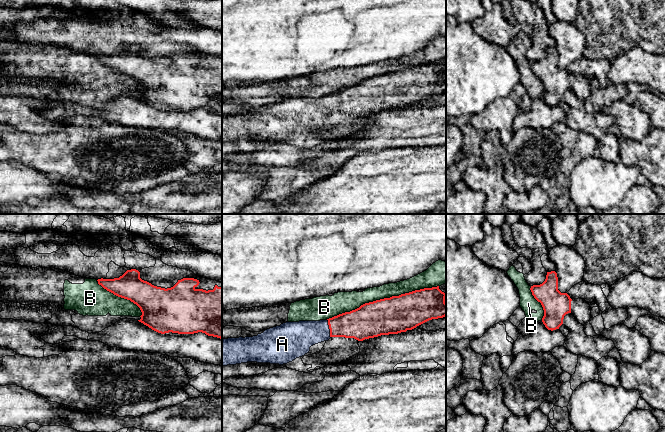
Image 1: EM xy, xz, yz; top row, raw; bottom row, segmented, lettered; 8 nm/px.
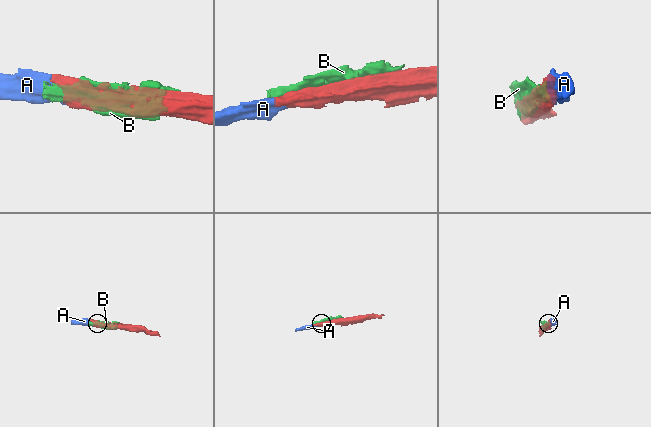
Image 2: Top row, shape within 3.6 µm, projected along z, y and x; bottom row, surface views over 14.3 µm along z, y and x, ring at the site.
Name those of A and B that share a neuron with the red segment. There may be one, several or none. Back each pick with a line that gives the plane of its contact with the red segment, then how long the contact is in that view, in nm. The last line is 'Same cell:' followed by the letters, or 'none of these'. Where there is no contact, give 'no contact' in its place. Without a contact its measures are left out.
A: xz | 160 nm
Same cell: A

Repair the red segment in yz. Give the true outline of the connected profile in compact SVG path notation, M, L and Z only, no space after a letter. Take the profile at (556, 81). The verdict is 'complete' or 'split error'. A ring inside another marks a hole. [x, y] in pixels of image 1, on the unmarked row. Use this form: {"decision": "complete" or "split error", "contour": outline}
{"decision": "complete", "contour": "M555 47L547 48L545 57L530 64L534 74L541 79L544 92L542 98L548 106L556 106L563 100L564 92L571 89L572 75L567 69L558 66L558 53Z"}

